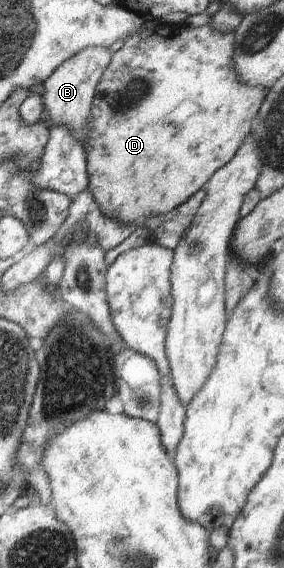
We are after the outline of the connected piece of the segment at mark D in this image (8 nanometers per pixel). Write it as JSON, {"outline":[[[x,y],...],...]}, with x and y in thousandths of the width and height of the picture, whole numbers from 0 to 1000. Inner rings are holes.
{"outline":[[[549,40],[539,51],[489,51],[440,70],[430,85],[394,97],[387,113],[359,129],[359,137],[338,153],[338,167],[317,192],[317,231],[303,245],[299,273],[306,278],[310,331],[324,350],[349,361],[363,380],[408,386],[423,393],[504,393],[521,382],[585,379],[592,371],[655,357],[676,343],[722,331],[732,315],[806,287],[838,262],[884,239],[884,218],[912,199],[915,188],[944,164],[940,153],[866,150],[831,134],[824,121],[824,58],[768,58],[736,42],[711,48],[665,48],[655,40],[567,42]]]}

